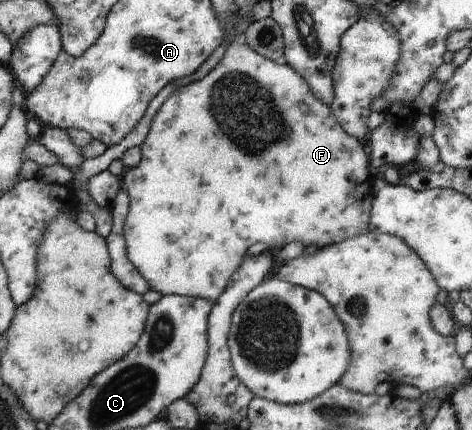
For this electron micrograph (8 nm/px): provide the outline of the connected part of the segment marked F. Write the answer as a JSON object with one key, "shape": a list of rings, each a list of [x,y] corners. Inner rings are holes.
{"shape":[[[229,34],[227,36],[227,41],[225,45],[224,55],[219,59],[218,65],[206,75],[201,80],[192,81],[189,84],[183,85],[170,94],[170,97],[162,104],[162,107],[156,113],[155,118],[152,120],[152,125],[149,131],[149,134],[146,136],[145,142],[139,147],[141,149],[141,162],[133,168],[124,170],[123,174],[120,176],[122,181],[122,189],[129,195],[129,208],[127,211],[127,216],[123,225],[123,234],[125,237],[125,247],[126,254],[129,257],[129,260],[133,263],[133,266],[140,272],[140,275],[148,282],[149,289],[158,292],[165,296],[166,294],[178,294],[181,296],[192,296],[195,298],[209,299],[213,300],[213,303],[216,303],[217,297],[226,289],[228,282],[230,281],[230,276],[238,269],[242,258],[246,255],[247,249],[254,244],[264,244],[266,249],[278,250],[283,248],[288,243],[292,241],[302,241],[305,247],[307,245],[318,245],[319,249],[322,249],[324,246],[330,246],[334,244],[336,239],[353,238],[356,236],[366,235],[367,233],[372,232],[370,227],[370,216],[371,216],[371,205],[372,198],[371,195],[371,182],[374,176],[369,160],[370,158],[366,155],[365,148],[360,143],[360,140],[357,140],[355,137],[352,137],[349,133],[344,131],[344,128],[341,126],[341,123],[336,119],[336,116],[333,114],[330,106],[327,106],[325,103],[322,103],[310,89],[310,86],[295,69],[292,69],[288,64],[279,63],[279,61],[273,62],[272,60],[266,59],[264,56],[261,56],[259,53],[256,53],[253,49],[250,49],[250,46],[245,42],[244,36],[238,35],[232,36]],[[236,127],[246,127],[244,131],[244,137],[240,139],[242,131],[238,131]]]}

